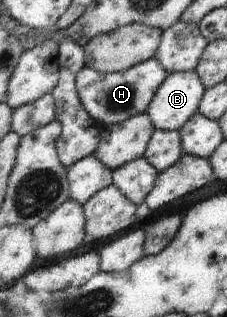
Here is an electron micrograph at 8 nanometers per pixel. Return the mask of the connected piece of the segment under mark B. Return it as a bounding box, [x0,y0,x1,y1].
[147,71,205,131]

